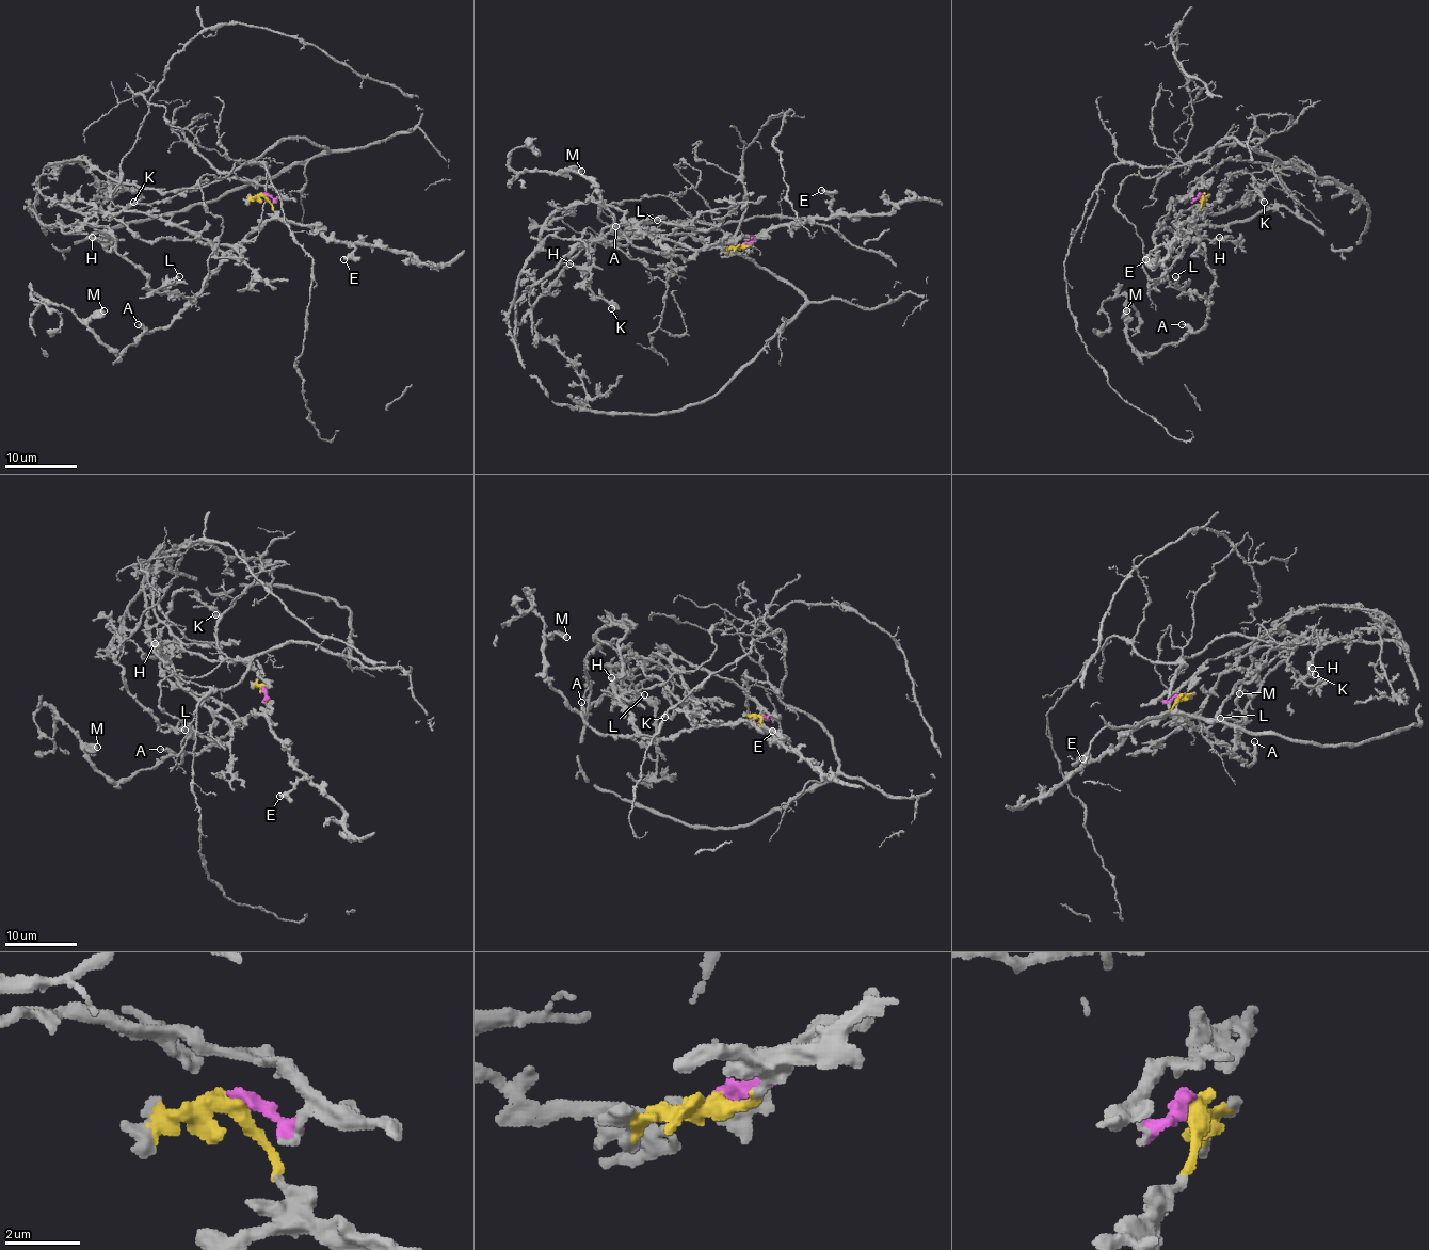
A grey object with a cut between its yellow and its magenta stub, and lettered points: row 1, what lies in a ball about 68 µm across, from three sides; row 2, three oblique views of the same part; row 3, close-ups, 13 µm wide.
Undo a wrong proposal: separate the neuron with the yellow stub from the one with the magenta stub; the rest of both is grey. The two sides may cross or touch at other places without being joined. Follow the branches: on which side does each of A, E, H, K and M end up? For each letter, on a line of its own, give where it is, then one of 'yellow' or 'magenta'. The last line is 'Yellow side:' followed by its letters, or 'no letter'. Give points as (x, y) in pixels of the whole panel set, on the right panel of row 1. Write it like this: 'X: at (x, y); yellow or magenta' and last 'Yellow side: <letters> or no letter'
A: at (1182, 324); yellow
E: at (1145, 259); yellow
H: at (1219, 237); magenta
K: at (1264, 202); yellow
M: at (1126, 310); yellow
Yellow side: A, E, K, M

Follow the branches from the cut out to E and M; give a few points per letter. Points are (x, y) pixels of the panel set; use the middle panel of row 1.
E: (741, 245), (782, 226), (828, 217), (832, 198), (821, 190)
M: (741, 245), (751, 242), (736, 237), (688, 258), (638, 247), (599, 192), (565, 172), (581, 171)

